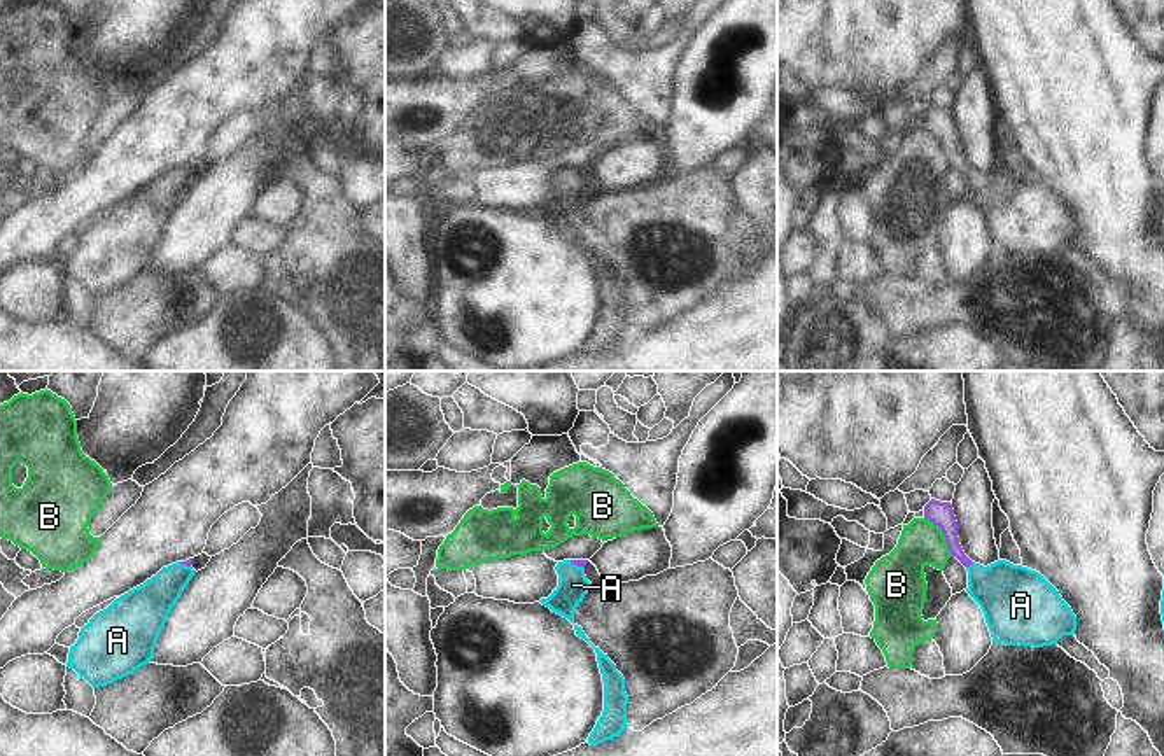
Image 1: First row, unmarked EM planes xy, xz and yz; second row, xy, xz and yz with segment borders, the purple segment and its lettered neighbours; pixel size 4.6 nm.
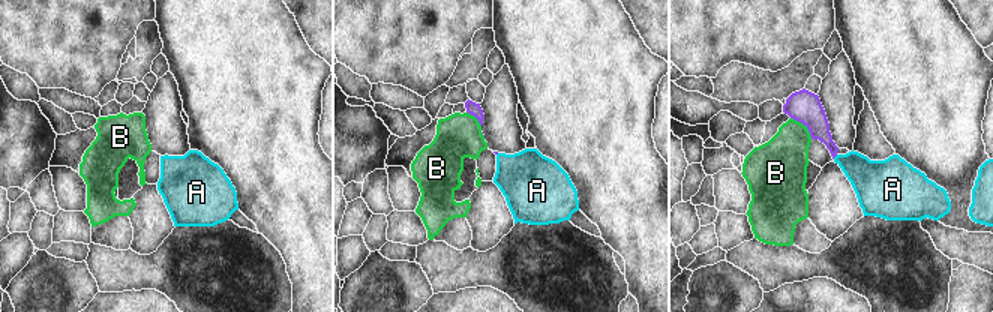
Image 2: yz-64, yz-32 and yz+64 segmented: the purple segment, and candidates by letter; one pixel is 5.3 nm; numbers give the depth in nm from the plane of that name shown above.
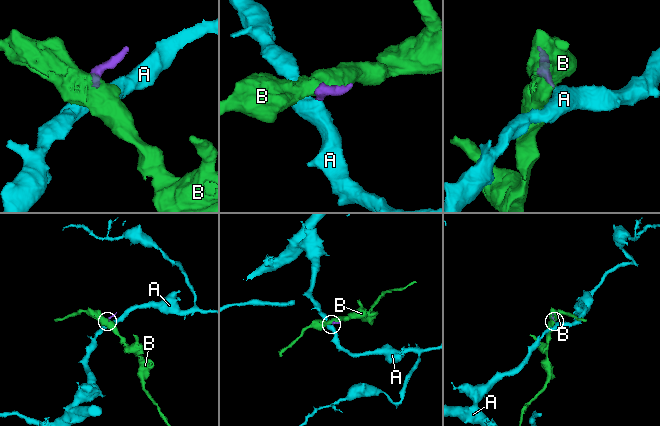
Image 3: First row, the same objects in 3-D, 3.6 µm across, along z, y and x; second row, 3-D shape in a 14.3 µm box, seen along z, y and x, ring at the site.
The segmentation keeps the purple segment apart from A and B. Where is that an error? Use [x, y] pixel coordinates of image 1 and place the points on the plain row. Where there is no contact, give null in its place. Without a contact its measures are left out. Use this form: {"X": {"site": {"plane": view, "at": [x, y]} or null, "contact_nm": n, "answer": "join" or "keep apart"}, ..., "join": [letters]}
{"A": {"site": {"plane": "yz", "at": [970, 172]}, "contact_nm": 50, "answer": "join"}, "B": {"site": {"plane": "yz", "at": [944, 142]}, "contact_nm": 220, "answer": "keep apart"}, "join": ["A"]}

